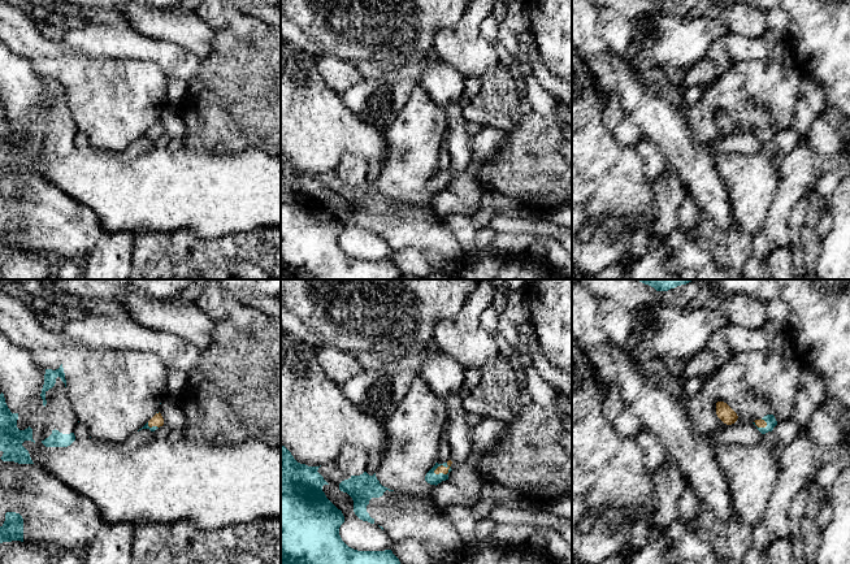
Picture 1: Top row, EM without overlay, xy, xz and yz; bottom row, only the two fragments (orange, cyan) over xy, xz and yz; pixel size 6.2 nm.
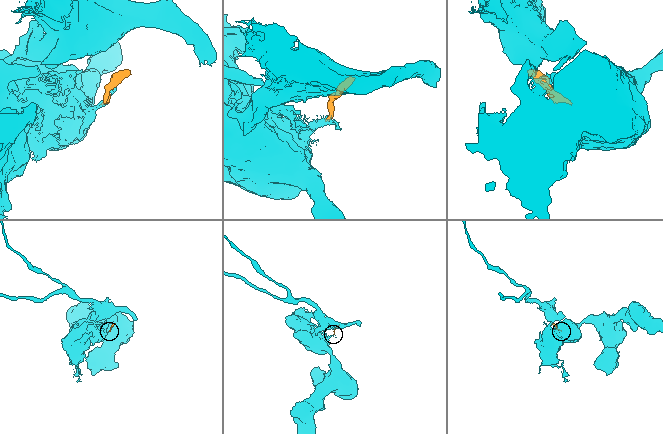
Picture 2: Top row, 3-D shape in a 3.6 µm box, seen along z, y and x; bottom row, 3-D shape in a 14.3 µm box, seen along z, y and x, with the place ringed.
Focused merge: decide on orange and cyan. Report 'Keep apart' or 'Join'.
Keep apart

